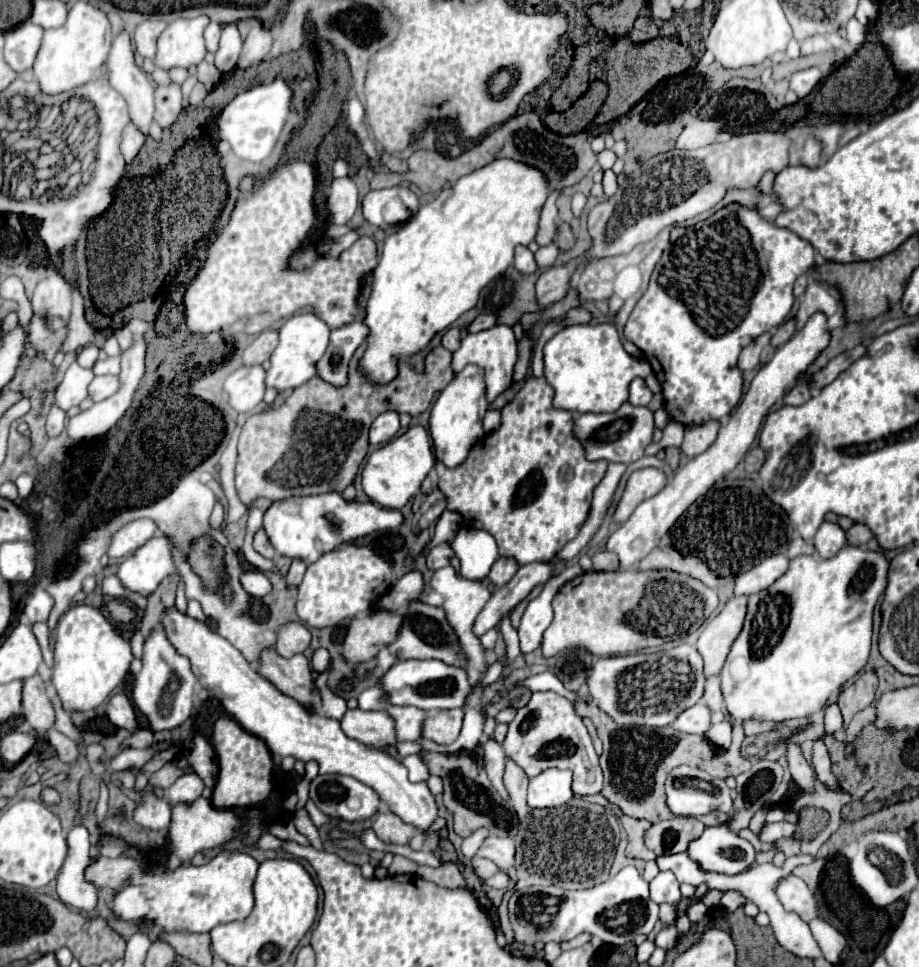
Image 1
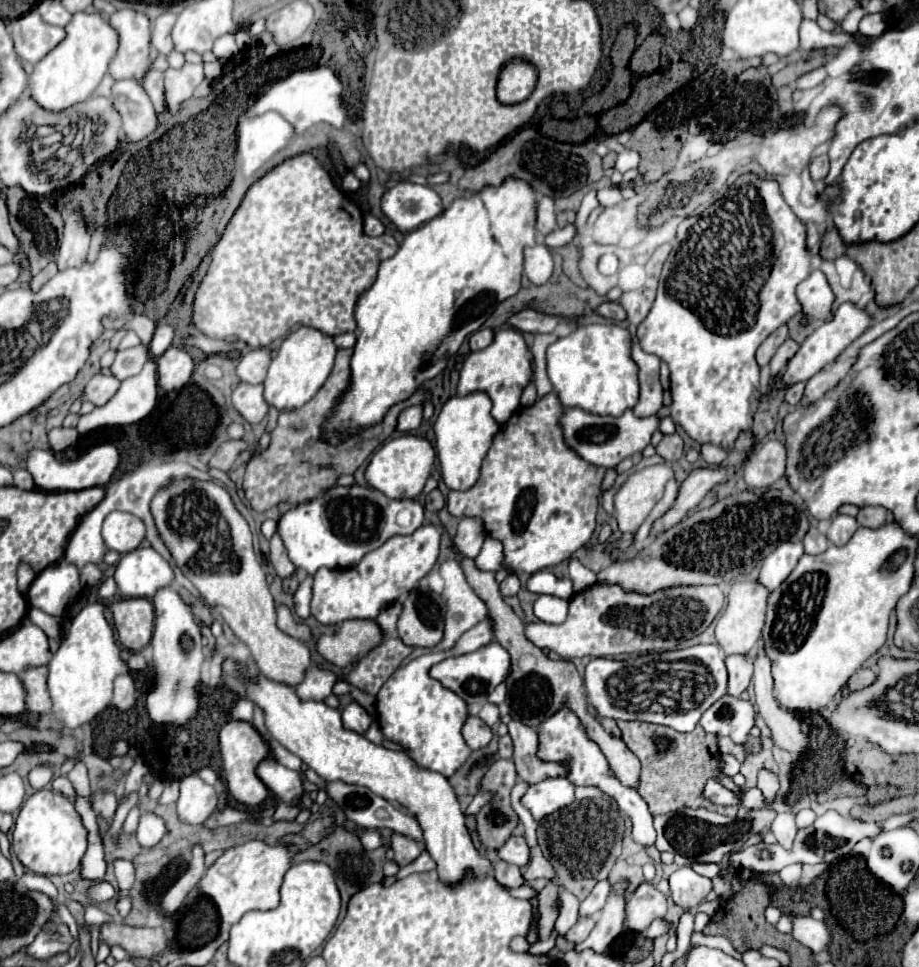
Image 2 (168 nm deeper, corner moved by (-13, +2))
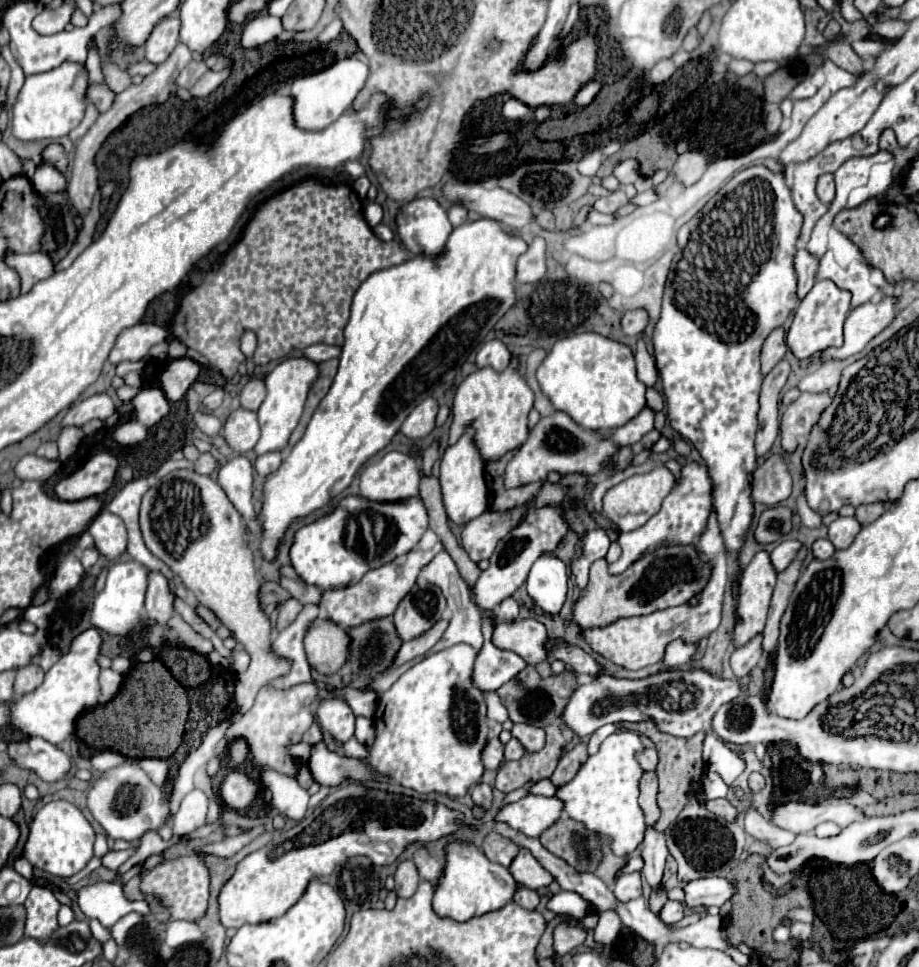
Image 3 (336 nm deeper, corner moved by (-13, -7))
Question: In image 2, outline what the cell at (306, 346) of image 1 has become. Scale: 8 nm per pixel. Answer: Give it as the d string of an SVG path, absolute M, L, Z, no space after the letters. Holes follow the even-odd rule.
M299 327L297 331L293 331L281 343L275 359L269 365L269 373L263 383L265 387L263 397L267 405L275 407L277 411L293 411L303 407L329 377L329 371L333 369L335 353L337 353L337 347L333 339L323 335L321 331L311 327Z

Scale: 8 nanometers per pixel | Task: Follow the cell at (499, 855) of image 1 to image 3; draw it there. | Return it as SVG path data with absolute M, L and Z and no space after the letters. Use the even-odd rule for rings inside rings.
M519 848L519 854L515 856L513 864L509 866L509 872L517 882L529 884L527 888L533 888L533 890L539 890L553 882L553 876L525 848Z

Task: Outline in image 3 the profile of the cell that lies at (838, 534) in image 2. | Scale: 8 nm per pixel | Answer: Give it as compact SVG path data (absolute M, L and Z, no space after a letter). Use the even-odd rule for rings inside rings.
M837 518L829 526L829 540L835 546L835 550L849 548L849 544L855 540L857 532L861 530L861 524L855 518Z

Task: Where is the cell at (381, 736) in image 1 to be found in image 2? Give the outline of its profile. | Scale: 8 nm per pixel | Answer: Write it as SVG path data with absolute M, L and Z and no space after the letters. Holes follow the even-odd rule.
M353 701L341 709L341 721L343 721L345 729L355 731L355 733L365 733L367 727L371 725L373 717L359 703Z

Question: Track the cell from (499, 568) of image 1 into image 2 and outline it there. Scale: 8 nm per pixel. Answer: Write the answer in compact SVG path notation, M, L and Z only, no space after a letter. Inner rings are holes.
M509 575L505 581L499 583L499 589L501 589L501 595L503 597L511 597L511 595L517 595L521 583L519 583L519 577L517 575Z

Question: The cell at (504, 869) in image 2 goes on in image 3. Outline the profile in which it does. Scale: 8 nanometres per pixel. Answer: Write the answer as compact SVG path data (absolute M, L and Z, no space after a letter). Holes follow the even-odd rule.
M517 884L517 896L513 896L513 902L517 902L517 904L523 906L523 908L533 910L533 908L537 906L537 902L539 902L539 896L537 896L535 890Z

